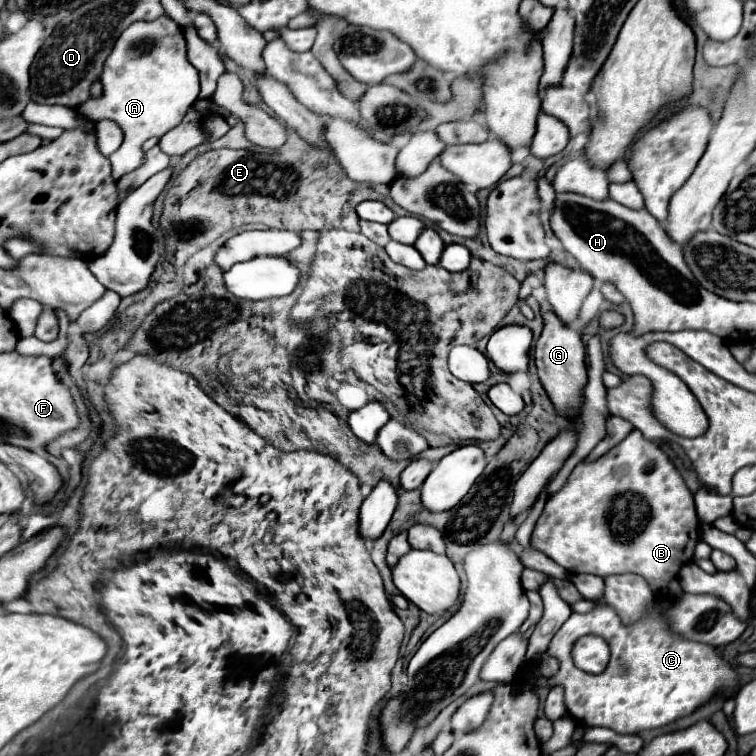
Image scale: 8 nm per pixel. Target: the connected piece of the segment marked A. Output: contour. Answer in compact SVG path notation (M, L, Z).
M166 15L154 23L134 23L122 33L104 63L100 83L102 95L88 99L78 107L78 111L94 123L110 119L124 131L120 149L108 157L114 181L120 181L120 177L132 173L144 163L144 141L154 135L164 135L176 127L184 119L190 105L198 99L200 91L198 71L186 59L184 31Z

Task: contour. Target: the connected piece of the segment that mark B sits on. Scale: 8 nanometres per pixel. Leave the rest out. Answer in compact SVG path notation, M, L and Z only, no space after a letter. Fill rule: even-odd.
M632 431L624 441L620 441L602 457L594 461L580 461L566 485L546 501L544 513L540 515L532 535L532 547L554 559L568 573L596 573L602 577L612 573L634 573L644 577L656 595L666 593L666 585L670 579L674 579L682 563L688 561L688 553L694 551L698 541L700 521L696 515L693 494L668 455L656 443L646 441L640 431Z

